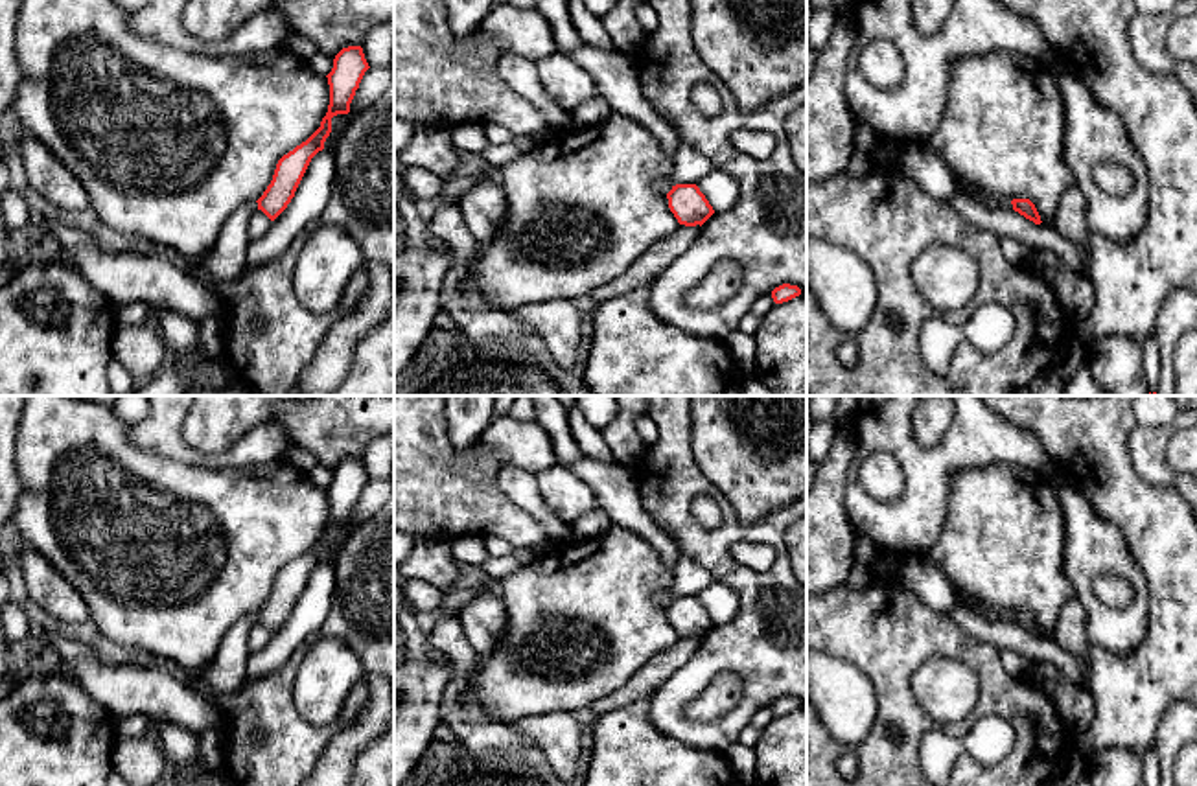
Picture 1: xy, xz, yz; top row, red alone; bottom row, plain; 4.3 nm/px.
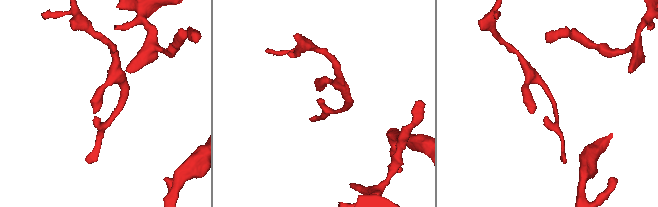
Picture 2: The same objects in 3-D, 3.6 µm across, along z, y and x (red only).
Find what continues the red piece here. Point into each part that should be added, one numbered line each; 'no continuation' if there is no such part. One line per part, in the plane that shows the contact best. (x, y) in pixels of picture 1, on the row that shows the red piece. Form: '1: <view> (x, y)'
no continuation

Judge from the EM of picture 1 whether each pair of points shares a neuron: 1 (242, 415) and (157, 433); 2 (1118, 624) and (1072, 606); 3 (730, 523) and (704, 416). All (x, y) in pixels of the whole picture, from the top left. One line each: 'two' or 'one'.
1: two
2: two
3: two

